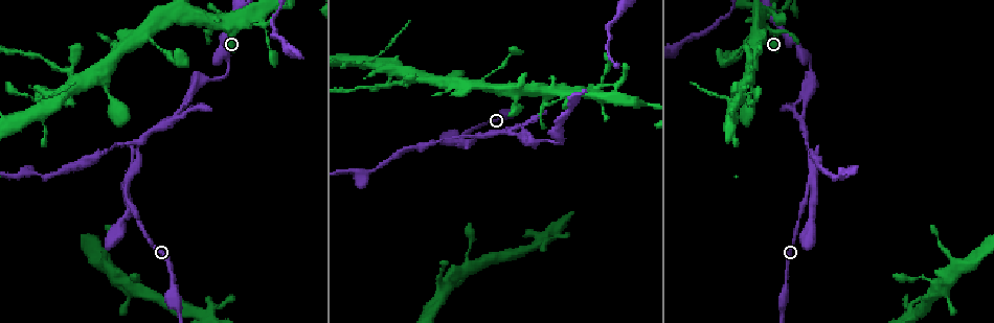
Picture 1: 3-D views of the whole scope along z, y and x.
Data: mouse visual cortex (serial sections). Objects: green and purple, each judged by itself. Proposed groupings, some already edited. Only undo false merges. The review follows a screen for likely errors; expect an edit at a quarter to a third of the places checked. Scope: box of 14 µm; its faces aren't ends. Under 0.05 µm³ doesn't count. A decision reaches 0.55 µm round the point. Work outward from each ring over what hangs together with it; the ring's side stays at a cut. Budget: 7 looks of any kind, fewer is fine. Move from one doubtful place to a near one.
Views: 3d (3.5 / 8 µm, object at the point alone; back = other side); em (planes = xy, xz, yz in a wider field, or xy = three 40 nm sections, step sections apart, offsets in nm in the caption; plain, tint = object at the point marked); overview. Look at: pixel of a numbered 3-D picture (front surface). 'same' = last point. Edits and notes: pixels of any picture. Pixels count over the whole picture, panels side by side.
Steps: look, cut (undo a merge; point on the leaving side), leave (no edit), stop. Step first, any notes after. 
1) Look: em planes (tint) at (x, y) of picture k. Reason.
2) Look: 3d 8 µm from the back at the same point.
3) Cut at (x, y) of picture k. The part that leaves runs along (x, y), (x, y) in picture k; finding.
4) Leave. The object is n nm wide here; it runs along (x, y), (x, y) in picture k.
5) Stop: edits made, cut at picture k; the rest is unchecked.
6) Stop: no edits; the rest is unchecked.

Look: 3d 3.5 µm at (807, 189) of picture 1. Abrupt turn.

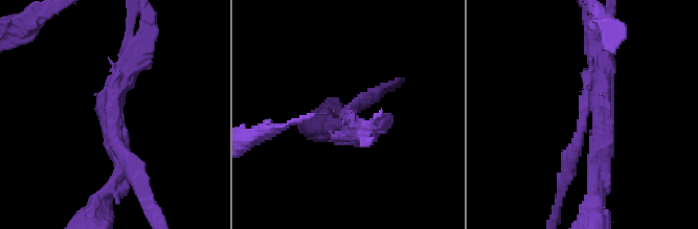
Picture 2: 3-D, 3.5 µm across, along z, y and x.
Look: em planes (tint) at (117, 108) of picture 2. 3 arms meet here; the arms are 250, 300, 350 nm wide.

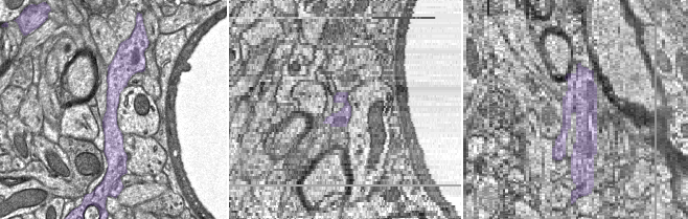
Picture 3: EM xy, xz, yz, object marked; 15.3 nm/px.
Cut at (588, 88) of picture 2. The part that leaves runs along (578, 141), (597, 48) in picture 2; two cells meet here.

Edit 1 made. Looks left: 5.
Look: overview.

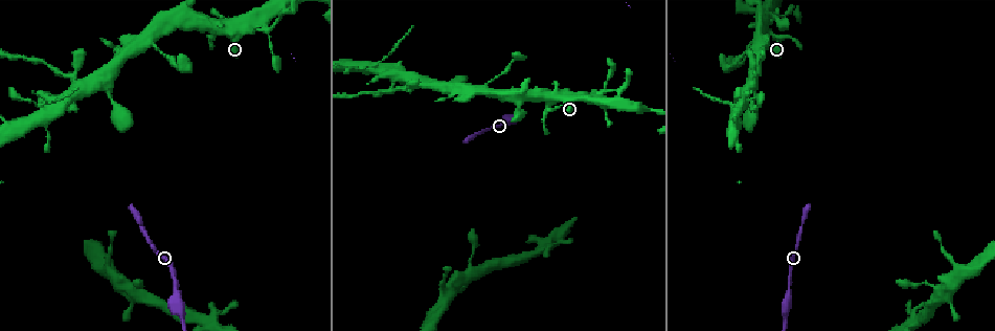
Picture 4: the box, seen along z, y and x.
Look: 3d 3.5 µm at (751, 89) of picture 4. Branch point.

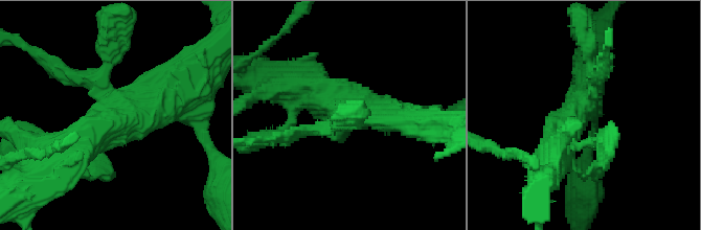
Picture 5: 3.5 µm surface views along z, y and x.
Look: em xy step 3 (plain) at (129, 114) of picture 5.

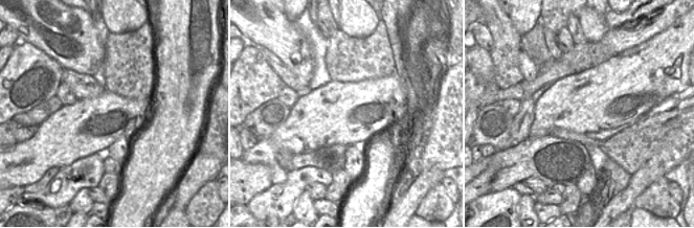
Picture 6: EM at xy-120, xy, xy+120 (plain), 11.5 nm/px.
Look: em xy step 3 (tint) at the same point. With the object marked.

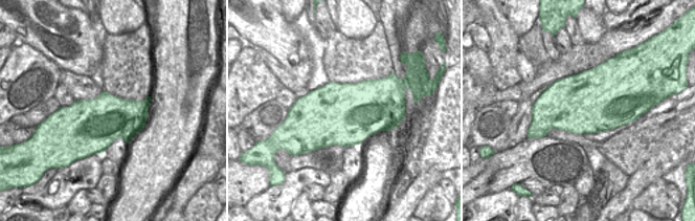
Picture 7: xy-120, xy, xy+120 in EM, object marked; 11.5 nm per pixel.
Cut at (107, 53) of picture 5. The part that leaves runs along (105, 90), (111, 29) in picture 5; a second cell is stuck on.

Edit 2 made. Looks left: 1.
Stop: edits made, cut at picture 2, cut at picture 5; the rest is unchecked.

